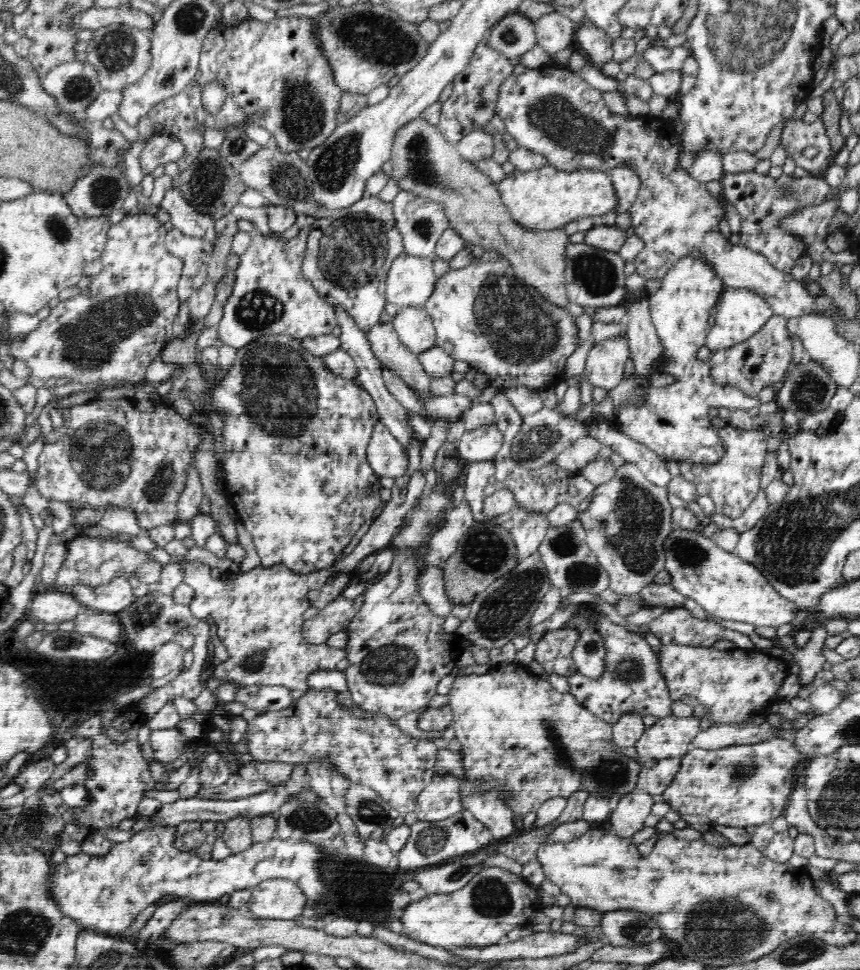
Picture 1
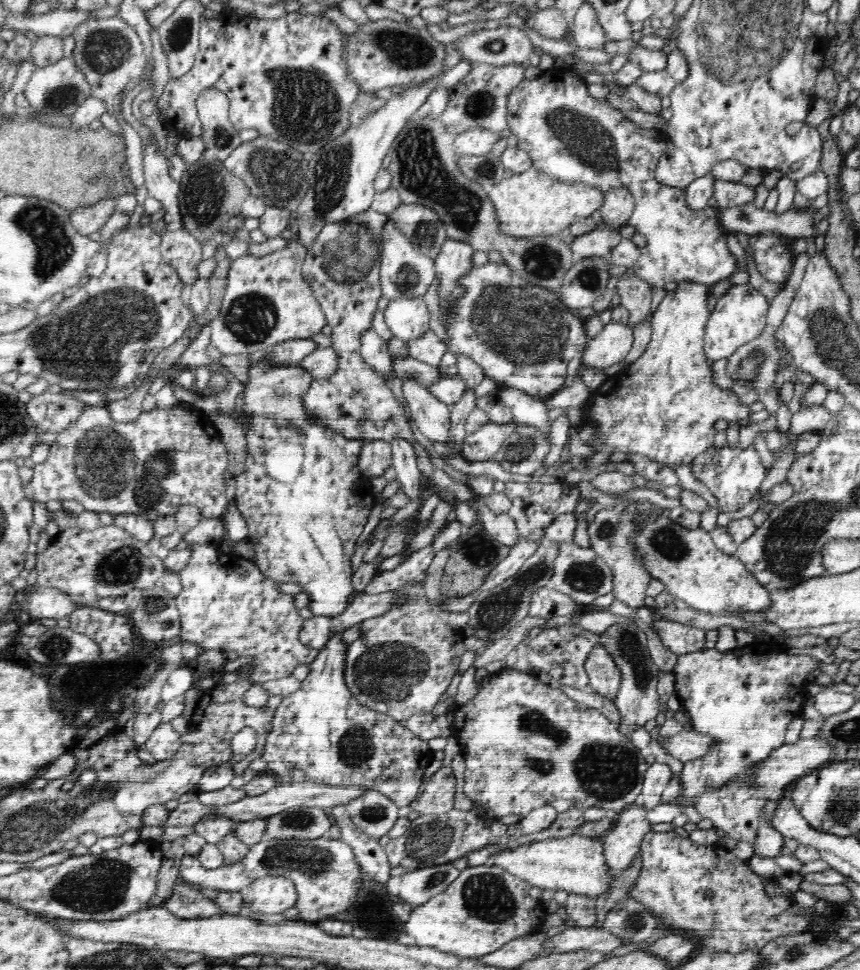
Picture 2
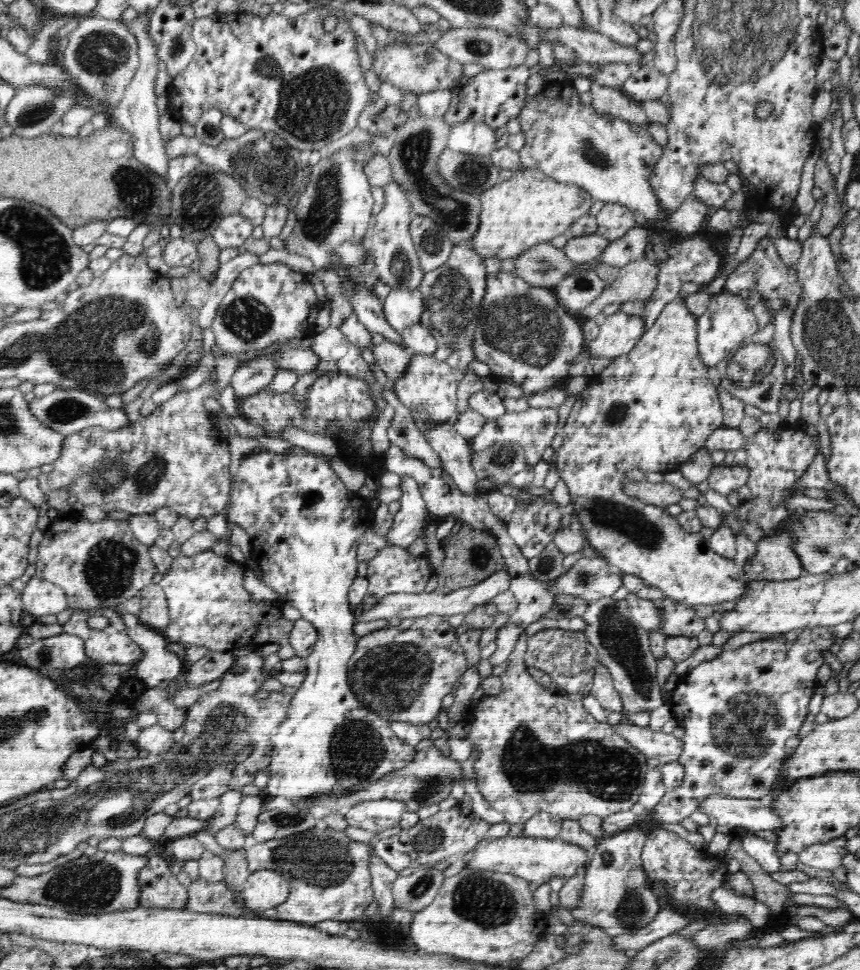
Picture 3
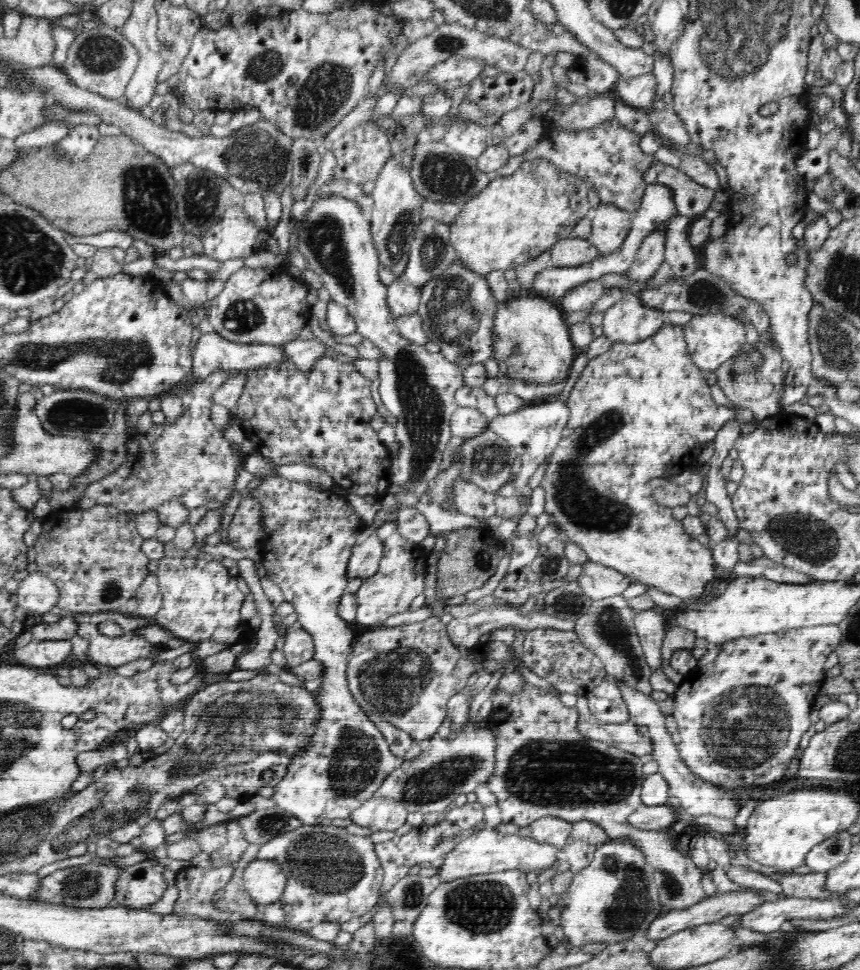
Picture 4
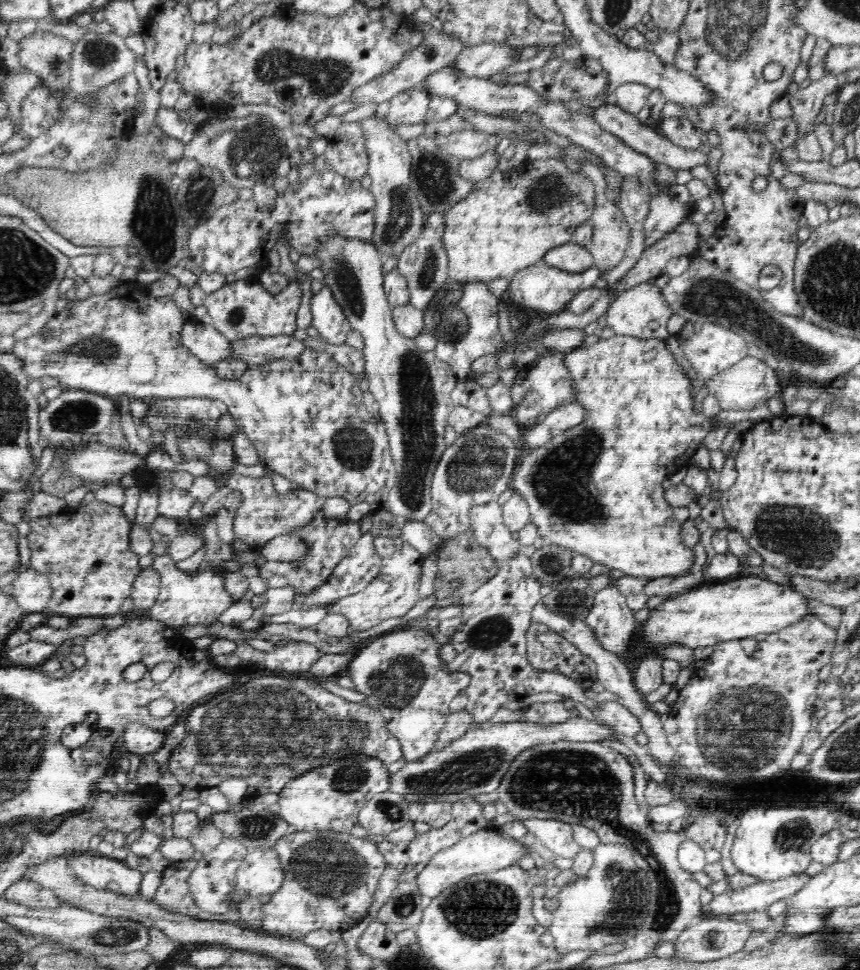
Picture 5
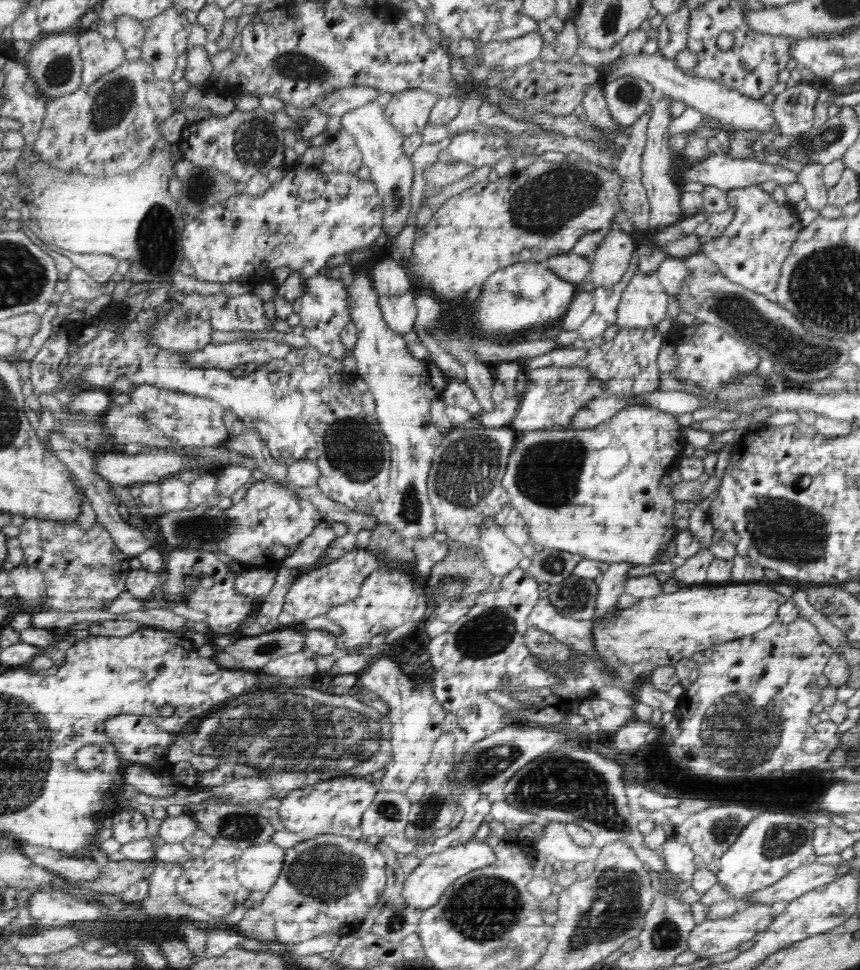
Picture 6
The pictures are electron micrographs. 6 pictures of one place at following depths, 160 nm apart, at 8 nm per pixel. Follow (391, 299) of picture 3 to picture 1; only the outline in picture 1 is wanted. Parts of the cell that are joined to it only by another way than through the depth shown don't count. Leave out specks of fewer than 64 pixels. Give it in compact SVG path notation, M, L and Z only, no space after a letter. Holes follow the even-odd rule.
M424 306L399 307L391 323L402 344L414 351L416 356L436 345L435 326Z

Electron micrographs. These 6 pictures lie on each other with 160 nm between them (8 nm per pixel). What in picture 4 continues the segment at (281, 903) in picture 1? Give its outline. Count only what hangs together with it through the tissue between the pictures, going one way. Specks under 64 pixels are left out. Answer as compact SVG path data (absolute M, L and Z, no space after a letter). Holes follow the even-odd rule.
M256 858L243 870L246 890L256 905L276 902L284 892L287 877L276 861L266 859Z

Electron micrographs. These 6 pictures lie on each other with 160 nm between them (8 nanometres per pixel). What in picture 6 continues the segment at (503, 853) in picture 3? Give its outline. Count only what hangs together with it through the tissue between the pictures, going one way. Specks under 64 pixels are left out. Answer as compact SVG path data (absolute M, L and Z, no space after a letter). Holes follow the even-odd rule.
M472 839L467 843L454 844L439 853L430 853L420 860L420 864L415 867L411 874L404 881L401 899L403 903L412 908L423 911L434 906L444 891L456 882L457 878L464 876L478 868L488 867L495 859L492 846L484 843L484 839Z

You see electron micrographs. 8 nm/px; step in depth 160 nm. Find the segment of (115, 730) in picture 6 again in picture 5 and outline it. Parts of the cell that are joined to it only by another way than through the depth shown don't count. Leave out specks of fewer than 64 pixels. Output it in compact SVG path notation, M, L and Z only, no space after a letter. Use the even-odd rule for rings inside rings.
M136 722L127 724L121 736L127 754L139 757L158 752L164 746L164 738L166 738L166 734L162 731Z

